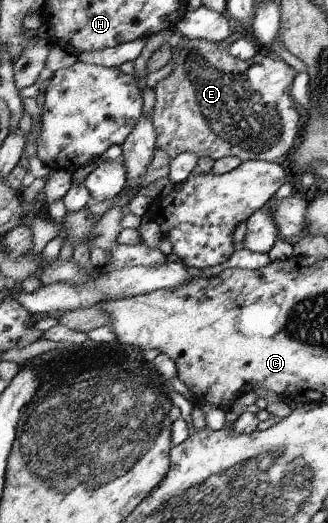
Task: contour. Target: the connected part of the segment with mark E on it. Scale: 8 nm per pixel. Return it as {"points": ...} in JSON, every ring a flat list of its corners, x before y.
{"points":[[186,39,184,54,175,62,170,75,153,87,155,94,154,130,156,148,166,150,170,159,184,152,208,156,212,160,236,156,242,161,277,162,292,150,294,140,300,135,300,110,290,95,295,69,278,55,258,51,247,61,229,53,216,41]]}

